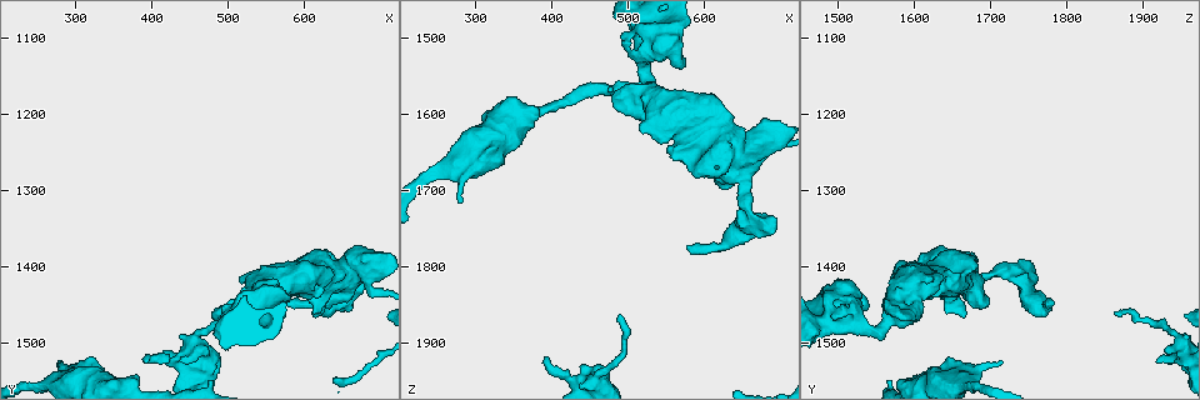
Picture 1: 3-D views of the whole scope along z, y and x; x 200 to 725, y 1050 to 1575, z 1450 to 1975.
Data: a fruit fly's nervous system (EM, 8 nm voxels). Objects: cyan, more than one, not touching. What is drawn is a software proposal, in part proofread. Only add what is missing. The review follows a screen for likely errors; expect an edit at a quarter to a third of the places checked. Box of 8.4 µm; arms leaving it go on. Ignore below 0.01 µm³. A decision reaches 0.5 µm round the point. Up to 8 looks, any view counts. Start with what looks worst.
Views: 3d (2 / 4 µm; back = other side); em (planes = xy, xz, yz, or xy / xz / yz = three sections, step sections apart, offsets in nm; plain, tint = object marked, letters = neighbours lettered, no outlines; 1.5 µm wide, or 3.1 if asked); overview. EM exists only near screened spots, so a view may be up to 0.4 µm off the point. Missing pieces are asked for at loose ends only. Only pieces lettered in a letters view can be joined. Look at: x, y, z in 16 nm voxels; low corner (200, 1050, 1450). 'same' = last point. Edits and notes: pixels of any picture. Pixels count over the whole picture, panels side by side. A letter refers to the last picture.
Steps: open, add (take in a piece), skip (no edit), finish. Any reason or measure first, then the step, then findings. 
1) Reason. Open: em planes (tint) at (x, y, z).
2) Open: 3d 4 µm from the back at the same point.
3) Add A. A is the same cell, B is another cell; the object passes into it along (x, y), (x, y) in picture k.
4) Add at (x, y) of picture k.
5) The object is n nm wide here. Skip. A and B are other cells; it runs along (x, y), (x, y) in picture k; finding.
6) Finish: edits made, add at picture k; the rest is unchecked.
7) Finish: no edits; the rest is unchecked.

Branch stops here. Open: 3d 4 µm at (280, 1525, 1720).

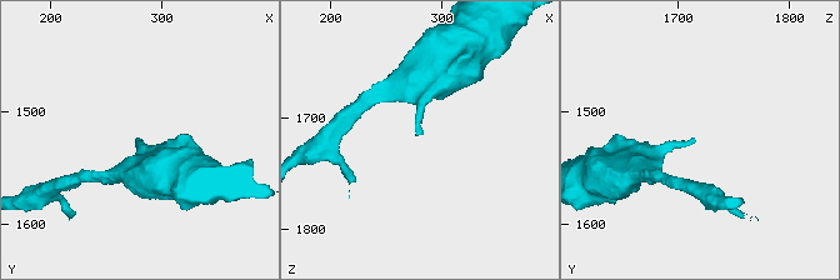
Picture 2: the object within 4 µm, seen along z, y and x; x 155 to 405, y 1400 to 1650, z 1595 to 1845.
Now the EM. Open: em xz step 4 (tint) at (276, 1524, 1716).

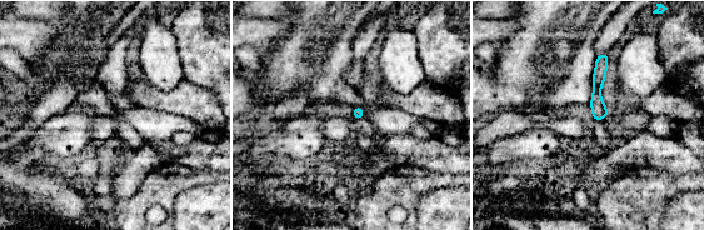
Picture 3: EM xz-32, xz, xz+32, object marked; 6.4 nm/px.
Cut it another way. Open: em planes (letters) at the same point.

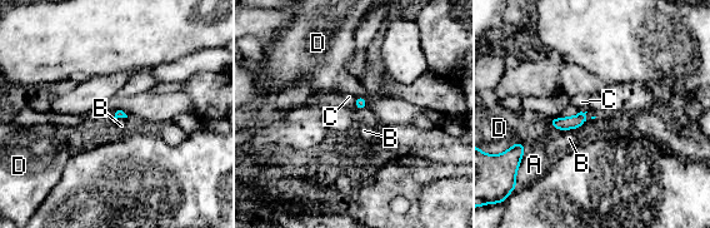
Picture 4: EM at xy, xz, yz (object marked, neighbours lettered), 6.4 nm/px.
Skip. A, B, C and D are other cells; a border runs along (580, 110), (586, 112) in picture 4; no lettered piece goes on from it.

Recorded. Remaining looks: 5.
An open end. Open: em planes (letters) at (390, 1525, 1915).

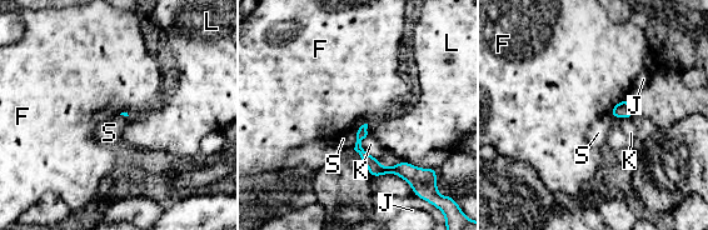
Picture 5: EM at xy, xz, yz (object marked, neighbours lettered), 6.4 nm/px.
The longest contact is with S, 190 nm. Skip. F, J, K, L and S are other cells; it runs along (362, 130), (359, 150), (378, 169), (410, 169) in picture 5; none of them fits.

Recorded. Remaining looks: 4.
Free end. Open: 3d 4 µm at (575, 1445, 1770).

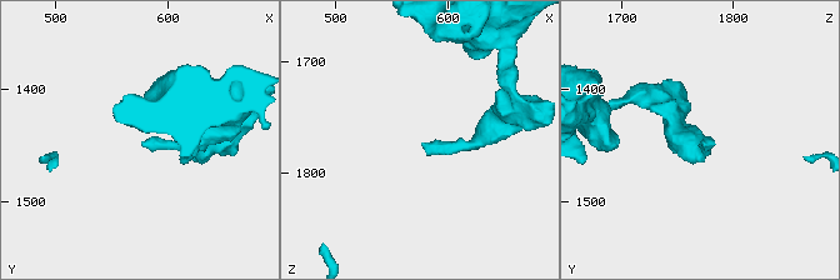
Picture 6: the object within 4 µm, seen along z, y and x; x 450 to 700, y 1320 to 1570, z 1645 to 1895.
Open: em planes (letters) at (578, 1446, 1770).

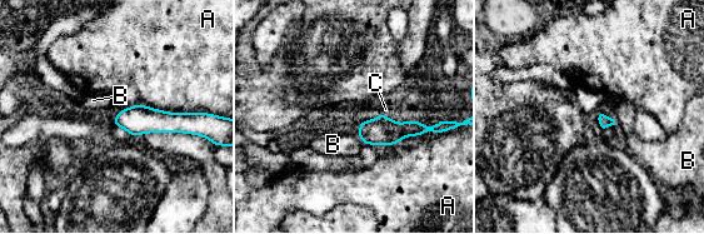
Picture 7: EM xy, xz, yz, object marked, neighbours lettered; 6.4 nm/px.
The longest contact is with A, 380 nm. Skip. A, B and C are other cells; a border runs along (357, 135), (362, 142) in picture 7; none of them fits.

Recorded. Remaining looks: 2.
Finish: no edits; the rest is unchecked.

